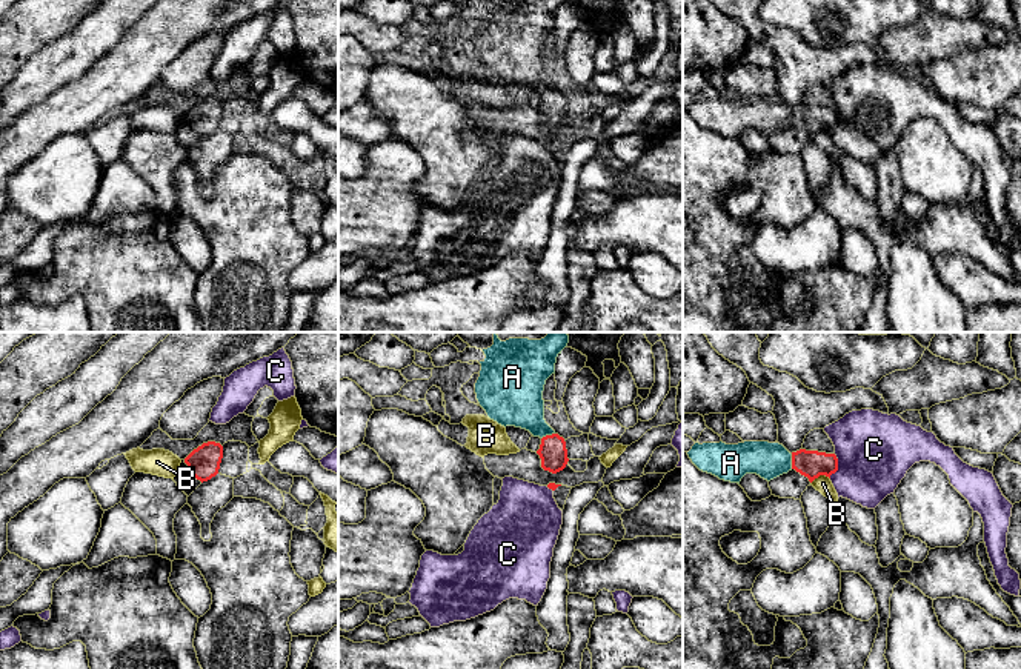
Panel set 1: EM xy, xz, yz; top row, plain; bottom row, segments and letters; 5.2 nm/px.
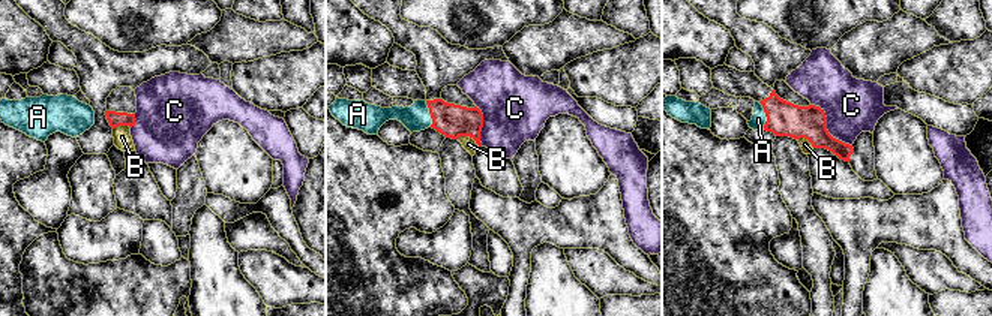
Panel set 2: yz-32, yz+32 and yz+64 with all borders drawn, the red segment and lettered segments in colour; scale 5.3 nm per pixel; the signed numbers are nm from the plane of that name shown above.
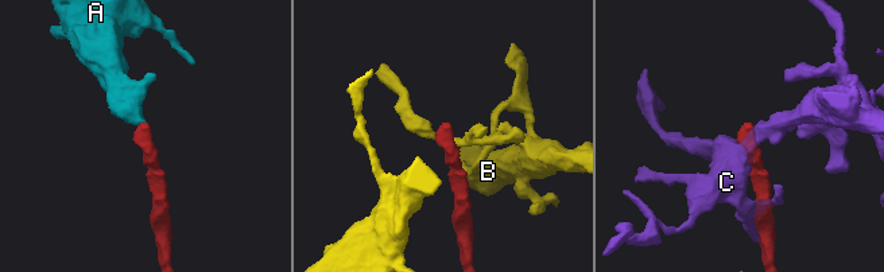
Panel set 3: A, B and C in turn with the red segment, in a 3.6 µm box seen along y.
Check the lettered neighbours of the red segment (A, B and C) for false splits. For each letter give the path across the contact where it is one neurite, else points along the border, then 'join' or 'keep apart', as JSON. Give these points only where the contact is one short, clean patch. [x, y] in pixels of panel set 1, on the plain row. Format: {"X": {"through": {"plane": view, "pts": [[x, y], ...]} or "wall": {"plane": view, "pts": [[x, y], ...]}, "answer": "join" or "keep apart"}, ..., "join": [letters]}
{"A": {"through": {"plane": "yz", "pts": [[811, 119], [792, 117], [769, 116]]}, "answer": "join"}, "B": {"wall": {"plane": "yz", "pts": [[829, 133], [818, 131], [811, 139]]}, "answer": "keep apart"}, "C": {"answer": "keep apart"}, "join": ["A"]}

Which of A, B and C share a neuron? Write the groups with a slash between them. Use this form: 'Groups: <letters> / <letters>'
Groups: A / B / C

